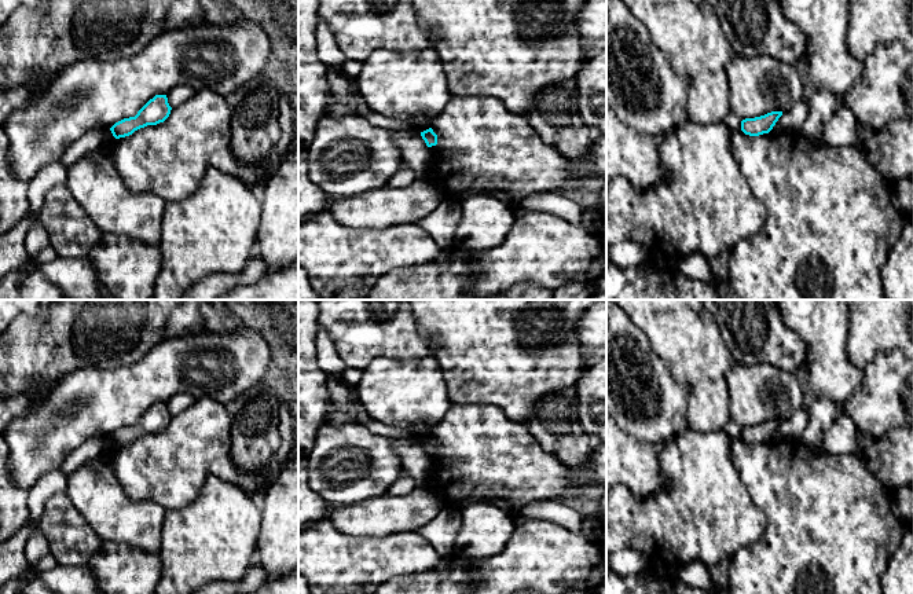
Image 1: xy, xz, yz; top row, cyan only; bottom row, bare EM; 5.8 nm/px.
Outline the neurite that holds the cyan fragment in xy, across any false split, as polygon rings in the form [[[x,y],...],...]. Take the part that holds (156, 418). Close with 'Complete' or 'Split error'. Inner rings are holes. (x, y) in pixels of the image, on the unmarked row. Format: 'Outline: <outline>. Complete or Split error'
Outline: [[[155,403],[135,425],[116,430],[110,439],[116,447],[129,444],[140,436],[164,430],[169,425],[170,418],[166,403]]]. Complete

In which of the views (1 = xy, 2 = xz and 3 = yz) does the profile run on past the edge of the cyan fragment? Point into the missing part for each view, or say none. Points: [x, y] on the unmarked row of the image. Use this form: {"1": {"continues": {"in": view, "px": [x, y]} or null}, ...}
{"1": {"continues": null}, "2": {"continues": null}, "3": {"continues": null}}

